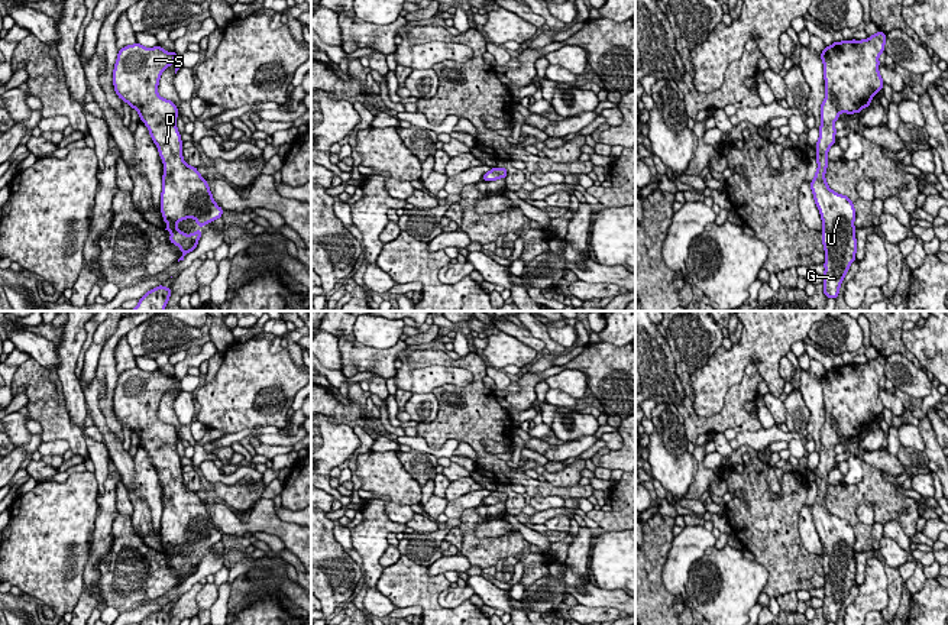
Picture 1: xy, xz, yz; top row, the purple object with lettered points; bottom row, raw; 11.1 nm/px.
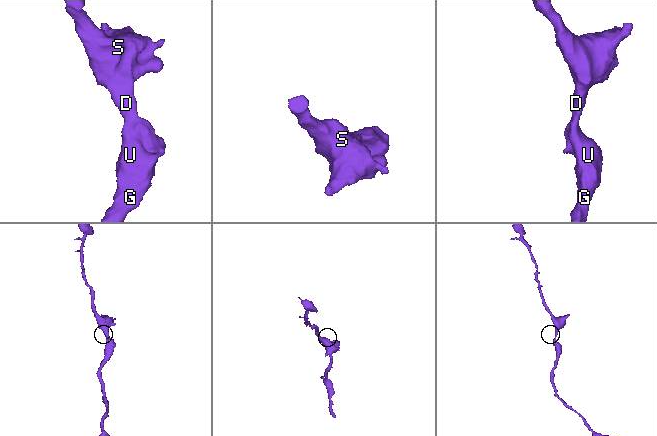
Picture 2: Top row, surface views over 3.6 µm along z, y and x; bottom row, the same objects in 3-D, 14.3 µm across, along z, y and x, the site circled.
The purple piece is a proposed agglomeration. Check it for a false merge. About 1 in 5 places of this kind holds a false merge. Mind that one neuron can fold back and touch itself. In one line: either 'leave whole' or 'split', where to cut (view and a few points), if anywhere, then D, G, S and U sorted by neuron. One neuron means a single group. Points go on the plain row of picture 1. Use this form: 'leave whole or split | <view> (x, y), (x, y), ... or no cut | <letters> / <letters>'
leave whole | no cut | D G S U

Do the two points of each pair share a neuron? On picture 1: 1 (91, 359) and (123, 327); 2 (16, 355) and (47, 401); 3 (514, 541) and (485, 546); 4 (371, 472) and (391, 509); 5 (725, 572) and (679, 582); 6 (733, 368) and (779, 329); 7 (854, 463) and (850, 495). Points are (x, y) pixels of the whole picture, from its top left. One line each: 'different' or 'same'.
1: different
2: different
3: same
4: different
5: different
6: same
7: different

